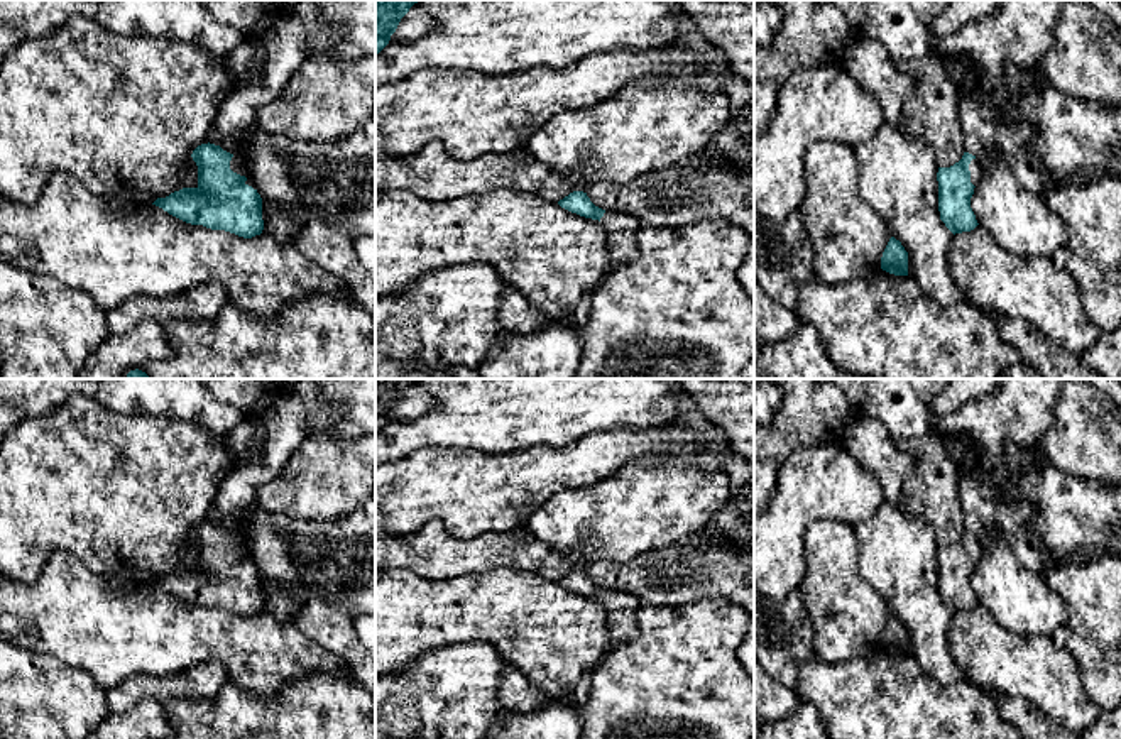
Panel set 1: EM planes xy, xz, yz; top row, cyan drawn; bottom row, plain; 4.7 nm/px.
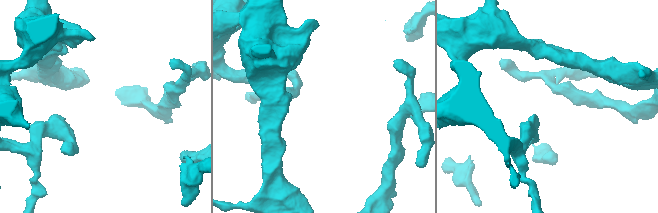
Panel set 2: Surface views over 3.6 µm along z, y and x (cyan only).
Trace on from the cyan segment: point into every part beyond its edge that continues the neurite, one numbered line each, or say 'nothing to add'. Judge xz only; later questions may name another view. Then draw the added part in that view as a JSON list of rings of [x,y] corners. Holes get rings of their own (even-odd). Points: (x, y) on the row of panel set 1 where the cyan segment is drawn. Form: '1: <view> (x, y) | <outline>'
1: xz (621, 229) | [[[605,211],[600,218],[607,232],[607,272],[637,257],[636,235],[644,225],[636,216],[627,213]]]

